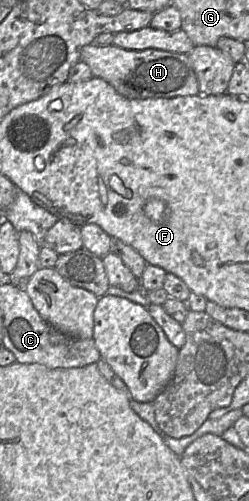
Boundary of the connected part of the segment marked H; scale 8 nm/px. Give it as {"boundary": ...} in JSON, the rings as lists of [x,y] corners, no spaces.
{"boundary":[[[85,45],[80,49],[80,60],[91,69],[94,77],[107,81],[127,99],[148,99],[199,95],[199,82],[189,55],[154,48],[128,50],[115,45]]]}

